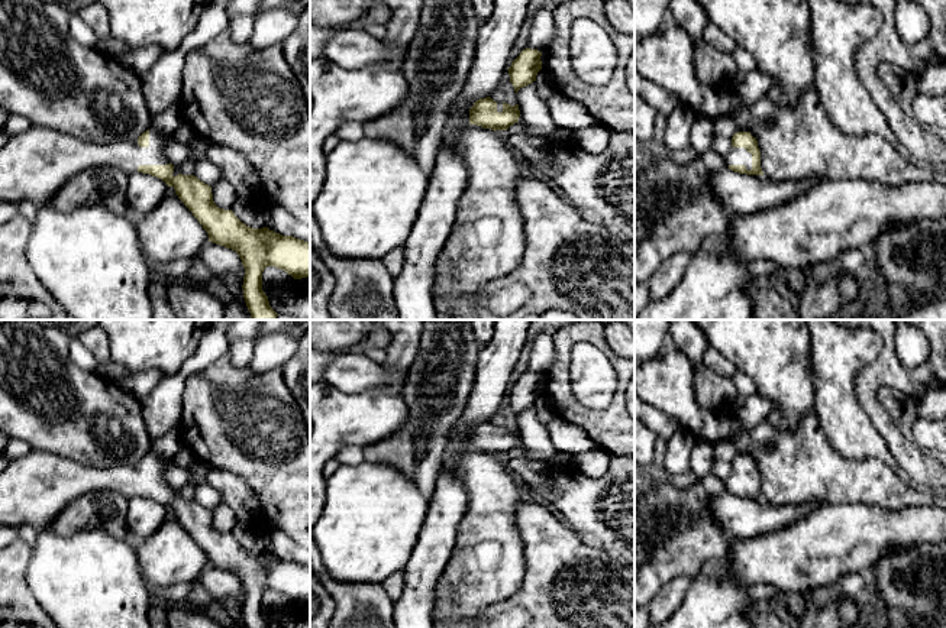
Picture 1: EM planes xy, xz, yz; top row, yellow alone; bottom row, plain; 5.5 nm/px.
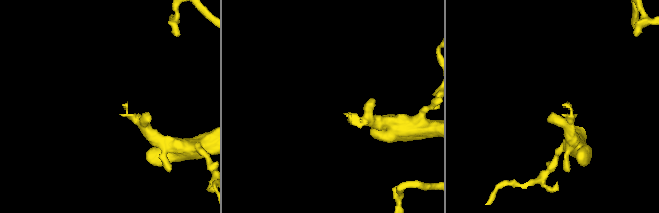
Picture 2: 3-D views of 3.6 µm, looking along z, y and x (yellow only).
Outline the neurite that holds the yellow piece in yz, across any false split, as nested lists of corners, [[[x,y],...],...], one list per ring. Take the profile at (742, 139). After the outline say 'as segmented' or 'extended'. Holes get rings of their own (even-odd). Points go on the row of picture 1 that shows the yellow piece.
[[[737,132],[732,137],[732,149],[724,156],[726,166],[739,174],[763,175],[761,150],[750,132]]]; extended

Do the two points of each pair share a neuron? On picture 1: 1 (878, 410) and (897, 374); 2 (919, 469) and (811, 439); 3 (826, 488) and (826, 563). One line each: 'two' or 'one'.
1: one
2: two
3: two

